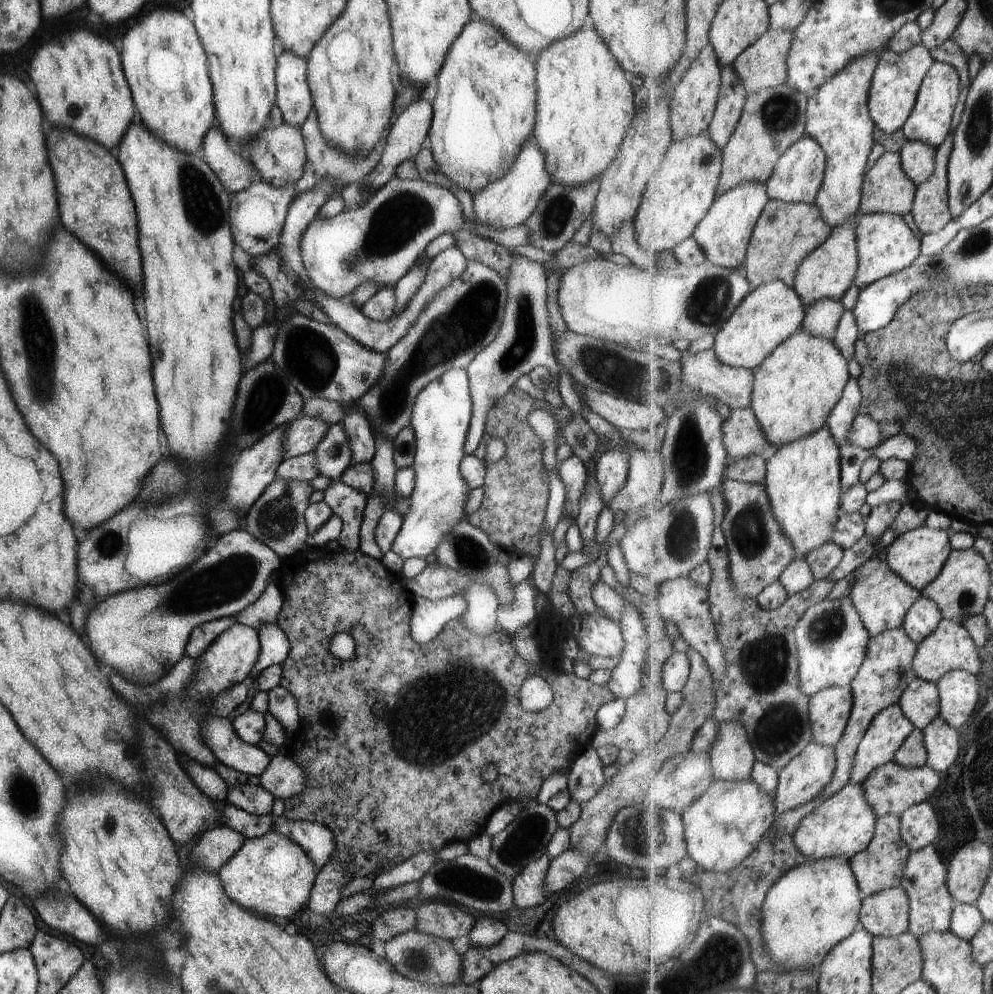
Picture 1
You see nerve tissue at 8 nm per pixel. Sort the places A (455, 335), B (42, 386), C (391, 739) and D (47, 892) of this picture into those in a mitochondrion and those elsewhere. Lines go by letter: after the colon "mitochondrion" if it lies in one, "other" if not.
A: mitochondrion
B: mitochondrion
C: other
D: other

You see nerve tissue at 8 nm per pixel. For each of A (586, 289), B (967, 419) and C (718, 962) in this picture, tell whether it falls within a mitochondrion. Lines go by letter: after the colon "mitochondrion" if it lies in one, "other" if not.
A: other
B: mitochondrion
C: mitochondrion

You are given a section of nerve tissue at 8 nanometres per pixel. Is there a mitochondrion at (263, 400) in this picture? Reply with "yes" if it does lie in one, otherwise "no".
yes

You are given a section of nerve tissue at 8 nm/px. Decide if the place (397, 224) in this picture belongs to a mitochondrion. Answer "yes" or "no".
yes

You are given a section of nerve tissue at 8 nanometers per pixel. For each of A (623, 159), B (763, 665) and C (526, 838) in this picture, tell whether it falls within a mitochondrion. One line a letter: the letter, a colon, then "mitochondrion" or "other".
A: other
B: mitochondrion
C: mitochondrion

